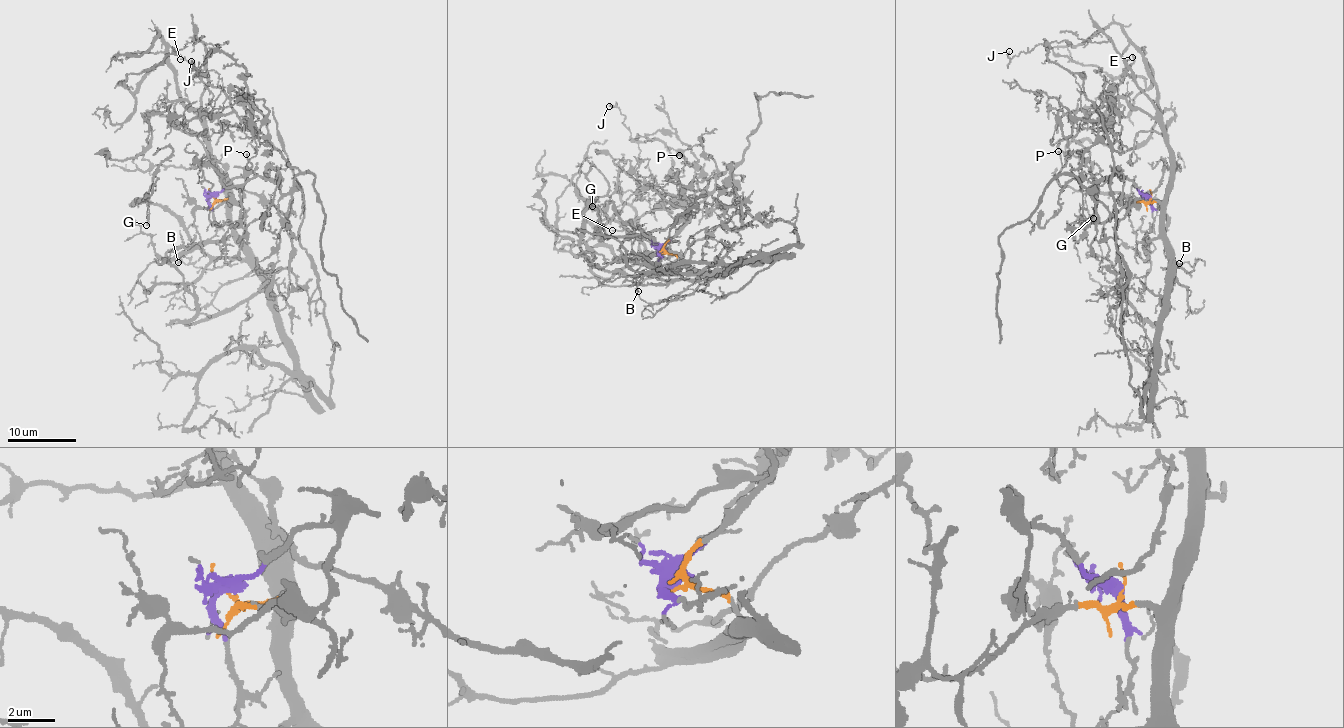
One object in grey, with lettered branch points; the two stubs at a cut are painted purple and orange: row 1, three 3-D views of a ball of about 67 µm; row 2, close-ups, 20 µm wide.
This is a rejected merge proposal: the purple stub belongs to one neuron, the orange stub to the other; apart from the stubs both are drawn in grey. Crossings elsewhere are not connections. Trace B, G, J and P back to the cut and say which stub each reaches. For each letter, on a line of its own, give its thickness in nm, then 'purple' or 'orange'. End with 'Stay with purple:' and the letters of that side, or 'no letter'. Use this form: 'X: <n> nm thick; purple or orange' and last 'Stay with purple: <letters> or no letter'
B: 100 nm thick; orange
G: 130 nm thick; orange
J: 100 nm thick; purple
P: 120 nm thick; purple
Stay with purple: J, P

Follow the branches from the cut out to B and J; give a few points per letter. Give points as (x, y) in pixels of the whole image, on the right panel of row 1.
B: (1149, 198), (1162, 208), (1162, 240), (1172, 263), (1187, 273), (1194, 268), (1187, 262), (1178, 264)
J: (1149, 196), (1116, 175), (1092, 196), (1071, 170), (1097, 135), (1082, 79), (1049, 61), (1048, 46), (1009, 51)

